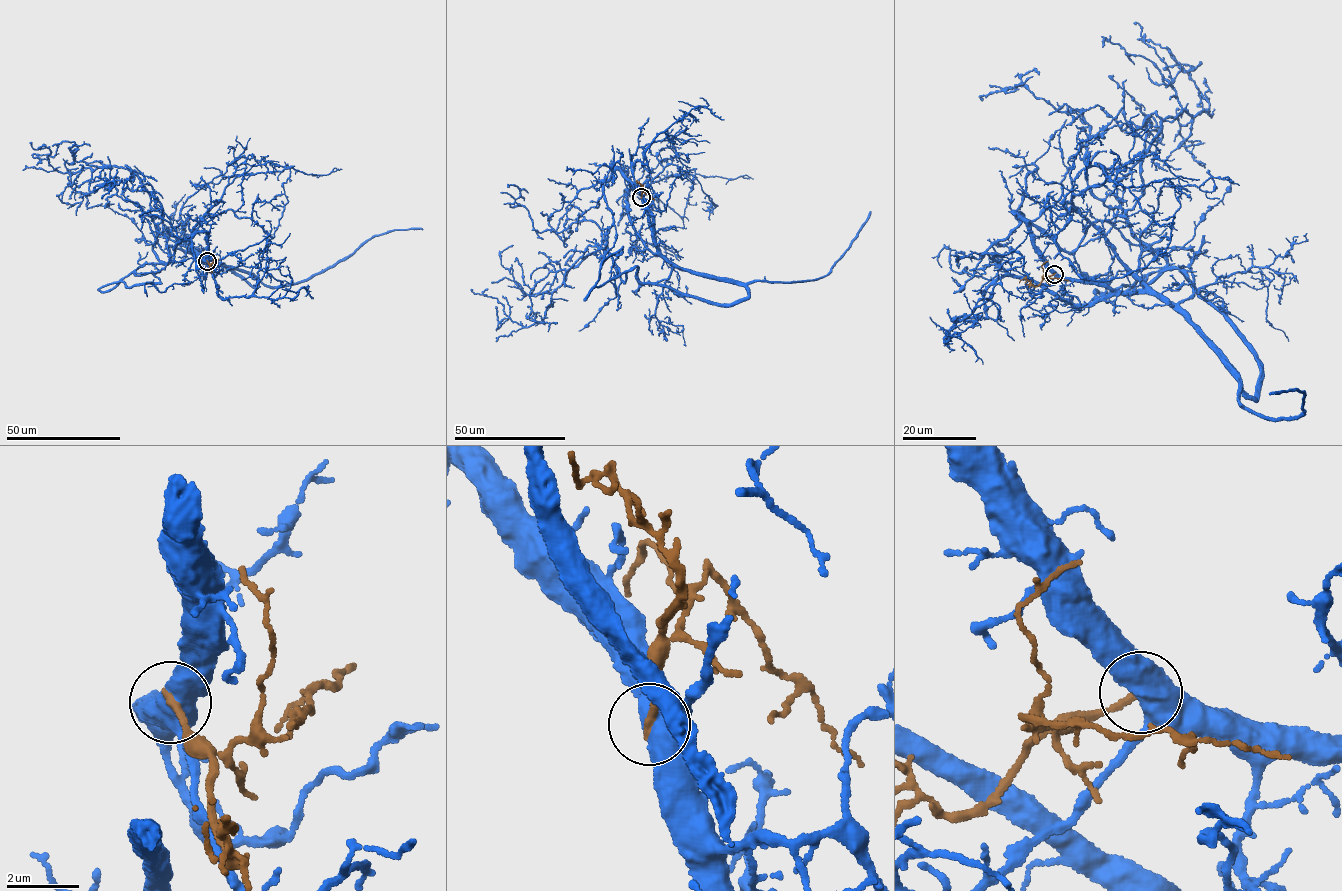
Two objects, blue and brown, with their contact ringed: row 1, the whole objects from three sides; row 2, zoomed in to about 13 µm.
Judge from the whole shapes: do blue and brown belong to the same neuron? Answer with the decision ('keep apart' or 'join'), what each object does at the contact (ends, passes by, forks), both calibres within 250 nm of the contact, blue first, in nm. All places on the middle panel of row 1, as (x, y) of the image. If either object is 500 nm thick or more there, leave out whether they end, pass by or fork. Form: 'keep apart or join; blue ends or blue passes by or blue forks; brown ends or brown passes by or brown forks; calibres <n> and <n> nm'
keep apart; calibres 550 and 220 nm

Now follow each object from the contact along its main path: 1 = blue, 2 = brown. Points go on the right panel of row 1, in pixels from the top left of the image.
1: (1054, 274), (1016, 214), (1074, 251), (1141, 196), (1163, 121), (1211, 116), (1201, 63), (1166, 46)
2: (1054, 274), (1035, 286), (1024, 278), (1019, 282)

